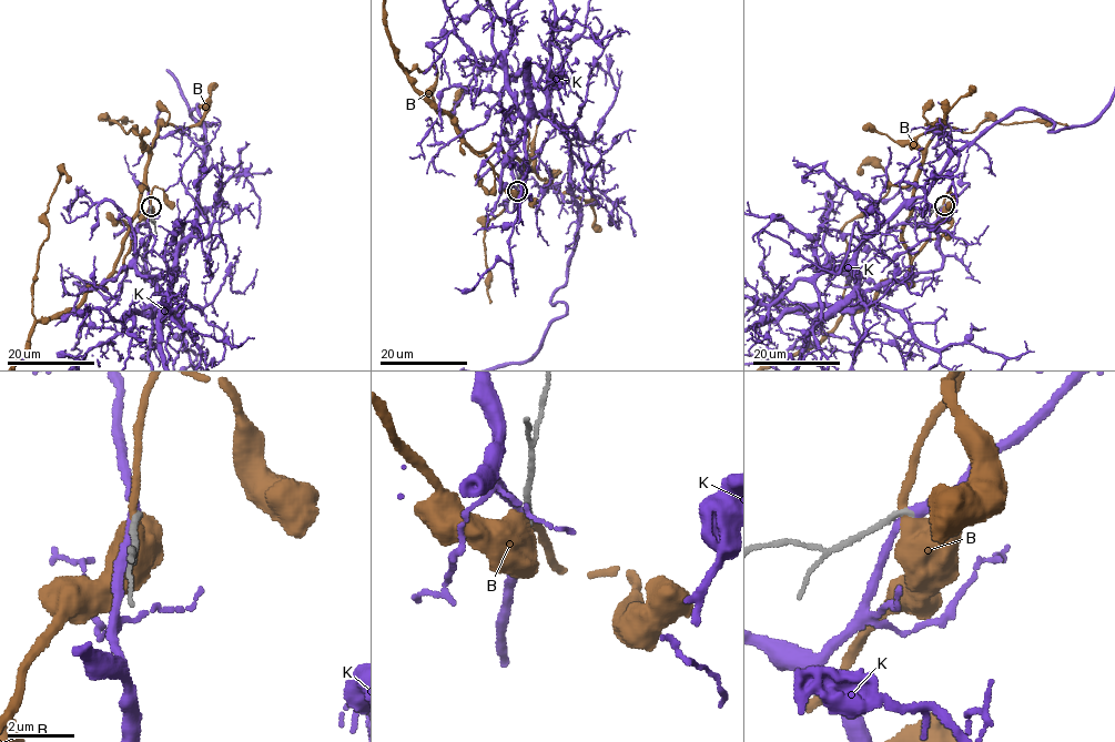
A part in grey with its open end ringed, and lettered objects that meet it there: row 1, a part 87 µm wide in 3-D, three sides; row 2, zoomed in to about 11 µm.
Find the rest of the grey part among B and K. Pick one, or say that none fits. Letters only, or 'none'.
K

